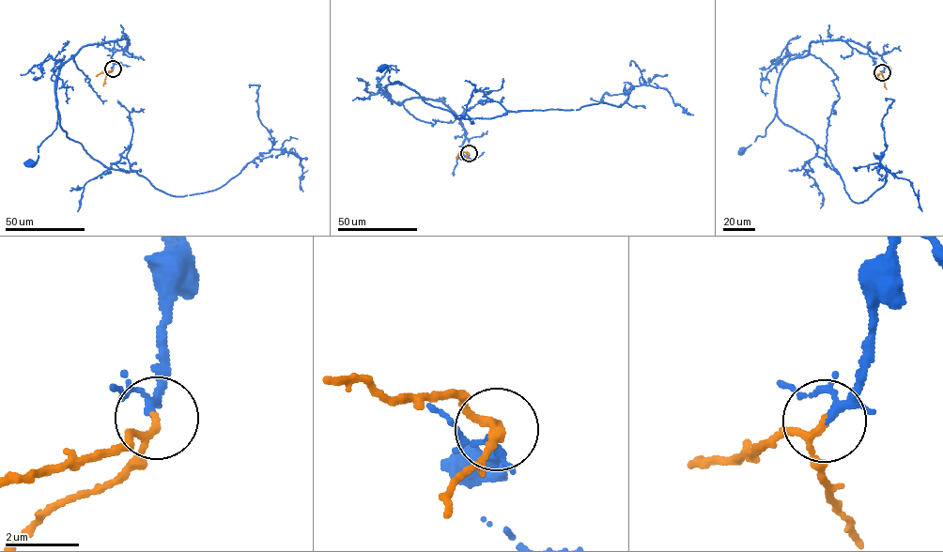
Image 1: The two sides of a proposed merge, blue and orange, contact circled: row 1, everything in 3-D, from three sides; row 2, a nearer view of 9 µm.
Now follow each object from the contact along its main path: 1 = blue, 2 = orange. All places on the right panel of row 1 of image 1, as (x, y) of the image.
1: (882, 72), (882, 57), (867, 48), (811, 41), (807, 54), (780, 70), (776, 113), (765, 135), (740, 149)
2: (882, 72), (886, 89)

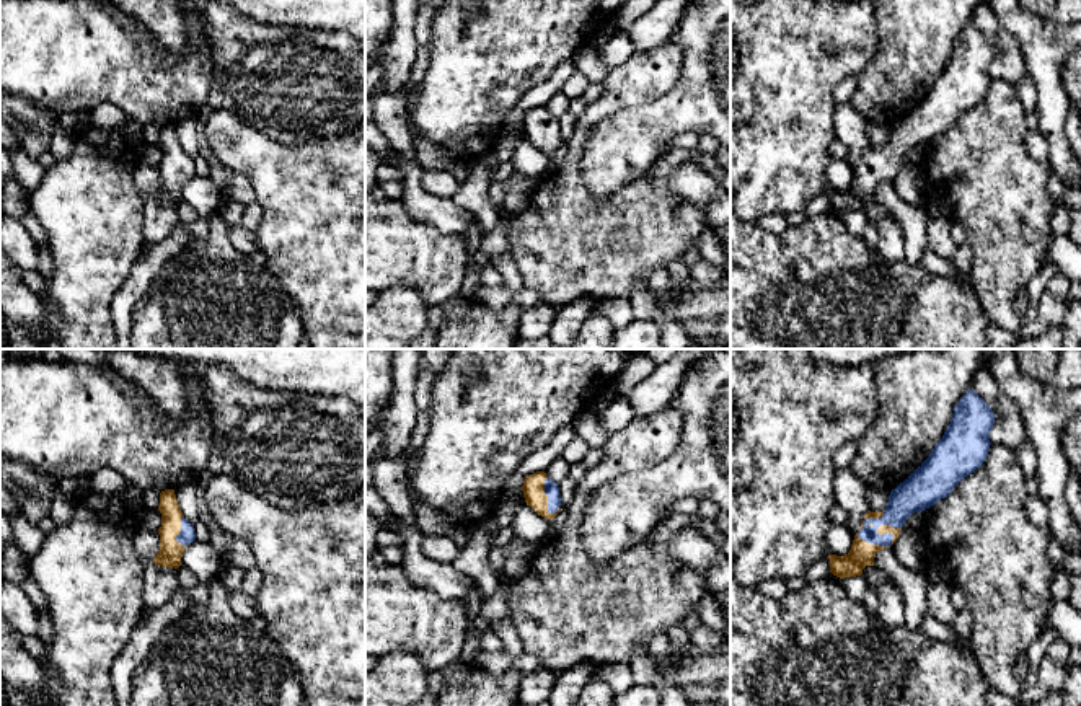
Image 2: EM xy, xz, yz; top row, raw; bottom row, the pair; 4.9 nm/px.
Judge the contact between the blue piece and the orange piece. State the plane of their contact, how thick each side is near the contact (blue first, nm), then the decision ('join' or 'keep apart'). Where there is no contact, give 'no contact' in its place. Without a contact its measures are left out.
meets blue in yz; 170 nm thick on the blue side, 120 nm on the other; join

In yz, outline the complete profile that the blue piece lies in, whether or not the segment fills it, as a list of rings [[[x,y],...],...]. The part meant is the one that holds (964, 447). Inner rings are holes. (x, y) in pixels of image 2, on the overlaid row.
[[[968,390],[954,408],[949,427],[929,457],[890,491],[882,512],[867,510],[849,553],[828,554],[830,572],[840,579],[856,577],[866,566],[874,566],[876,553],[897,541],[911,514],[947,497],[964,478],[983,465],[993,424],[991,408]]]

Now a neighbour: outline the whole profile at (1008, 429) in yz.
[[[982,365],[978,368],[972,390],[991,408],[995,414],[995,424],[990,432],[991,443],[1003,443],[1016,450],[1022,443],[1029,442],[1017,404],[1001,390],[988,365]]]

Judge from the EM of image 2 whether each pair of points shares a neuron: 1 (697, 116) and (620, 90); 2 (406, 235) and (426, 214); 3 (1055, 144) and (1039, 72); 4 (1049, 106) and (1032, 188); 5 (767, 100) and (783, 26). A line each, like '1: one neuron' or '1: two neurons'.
1: two neurons
2: two neurons
3: one neuron
4: two neurons
5: one neuron

